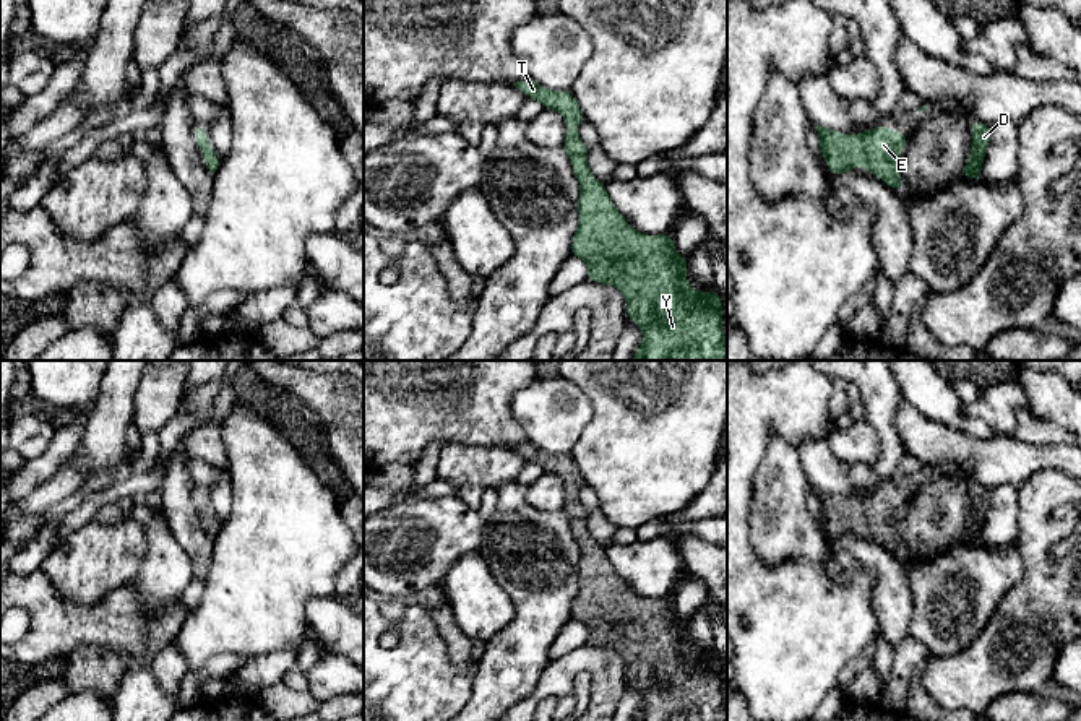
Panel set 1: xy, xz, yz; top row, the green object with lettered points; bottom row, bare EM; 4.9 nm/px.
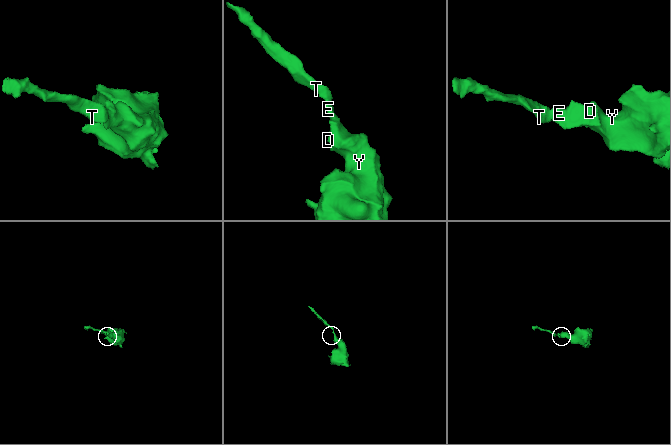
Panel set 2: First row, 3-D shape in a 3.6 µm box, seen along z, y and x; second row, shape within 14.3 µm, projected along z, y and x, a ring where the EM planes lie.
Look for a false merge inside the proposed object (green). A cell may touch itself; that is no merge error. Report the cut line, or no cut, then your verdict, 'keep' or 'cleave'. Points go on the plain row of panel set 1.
no cut; keep

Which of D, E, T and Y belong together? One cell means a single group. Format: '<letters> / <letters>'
D E T Y

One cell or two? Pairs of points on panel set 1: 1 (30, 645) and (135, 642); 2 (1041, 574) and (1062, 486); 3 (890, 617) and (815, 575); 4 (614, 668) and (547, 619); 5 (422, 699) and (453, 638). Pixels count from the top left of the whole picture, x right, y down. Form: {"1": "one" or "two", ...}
{"1": "one", "2": "one", "3": "two", "4": "two", "5": "two"}

